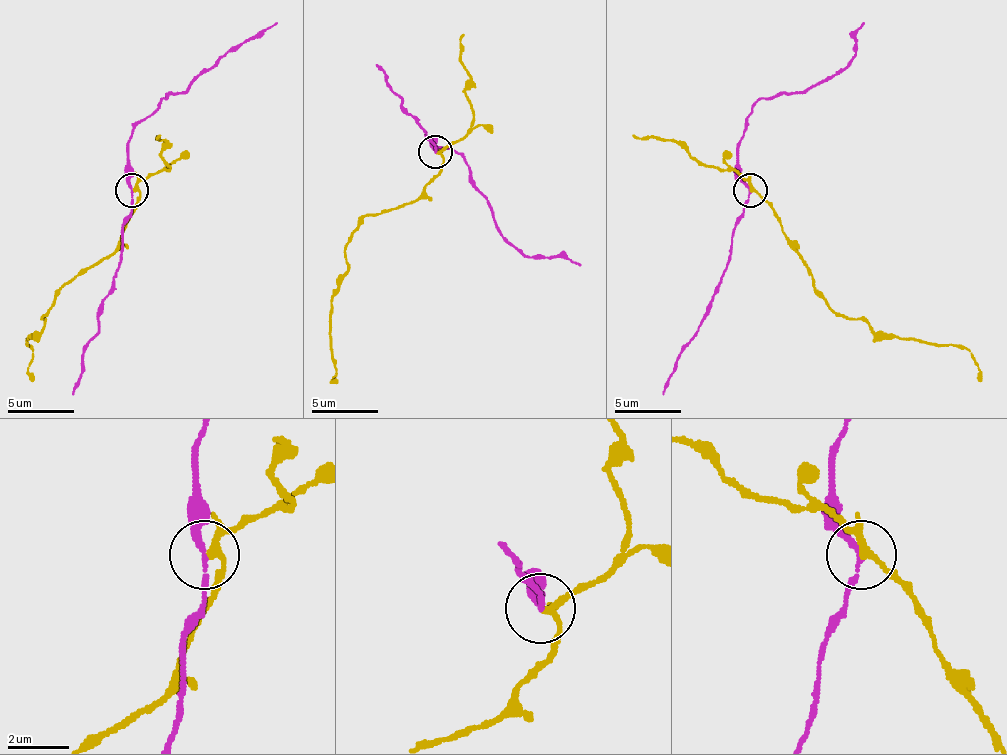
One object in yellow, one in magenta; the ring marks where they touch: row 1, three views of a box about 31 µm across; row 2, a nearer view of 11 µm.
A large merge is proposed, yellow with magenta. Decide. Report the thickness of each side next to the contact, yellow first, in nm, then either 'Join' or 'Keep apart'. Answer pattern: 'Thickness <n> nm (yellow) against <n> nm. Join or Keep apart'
Thickness 150 nm (yellow) against 170 nm. Keep apart

